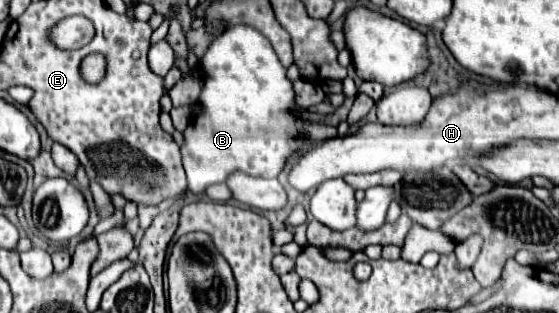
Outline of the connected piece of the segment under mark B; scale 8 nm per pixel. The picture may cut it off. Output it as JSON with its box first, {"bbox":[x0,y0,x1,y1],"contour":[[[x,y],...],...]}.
{"bbox":[182,25,336,193],"contour":[[[236,25],[216,37],[202,57],[202,69],[206,73],[206,81],[202,87],[200,103],[204,105],[204,113],[194,119],[186,127],[184,145],[182,145],[182,161],[184,171],[188,177],[188,189],[192,193],[204,193],[208,185],[224,183],[226,177],[234,171],[244,171],[252,177],[272,179],[278,177],[286,159],[302,147],[296,139],[310,139],[310,141],[324,141],[336,135],[334,127],[320,125],[320,123],[304,123],[296,117],[294,109],[294,89],[292,81],[286,79],[286,69],[280,65],[270,41],[248,25]]]}

